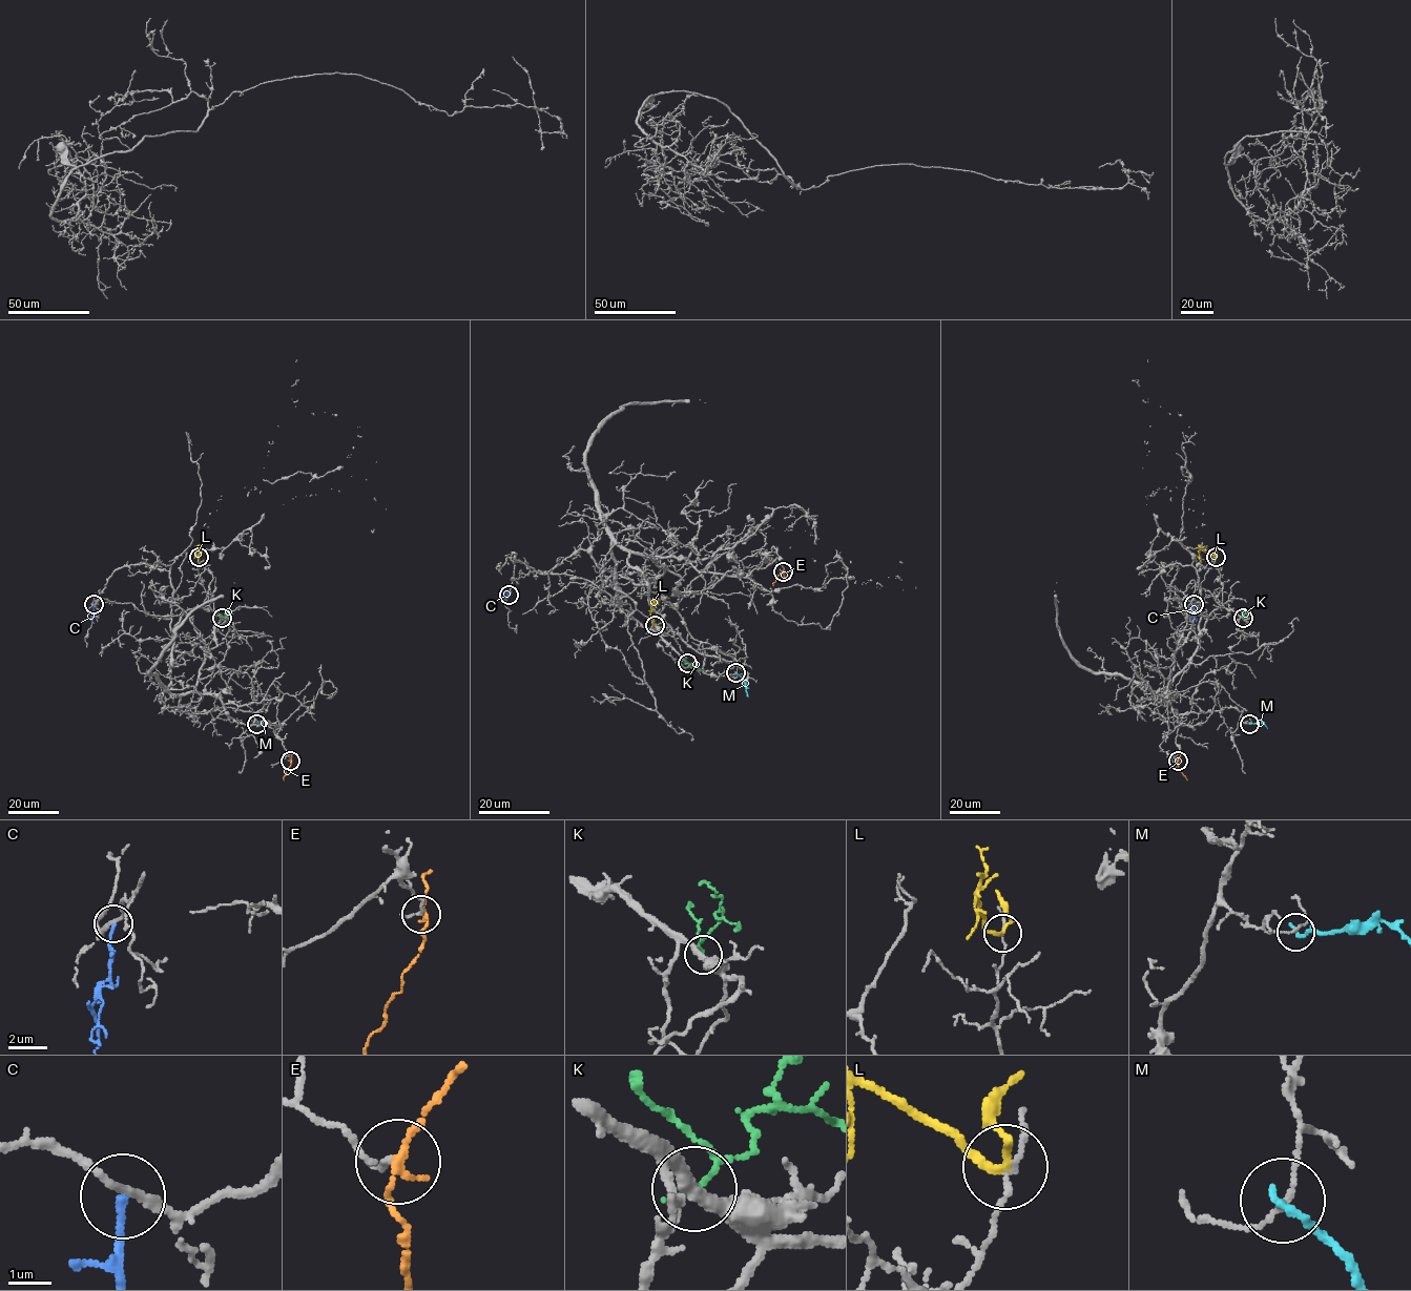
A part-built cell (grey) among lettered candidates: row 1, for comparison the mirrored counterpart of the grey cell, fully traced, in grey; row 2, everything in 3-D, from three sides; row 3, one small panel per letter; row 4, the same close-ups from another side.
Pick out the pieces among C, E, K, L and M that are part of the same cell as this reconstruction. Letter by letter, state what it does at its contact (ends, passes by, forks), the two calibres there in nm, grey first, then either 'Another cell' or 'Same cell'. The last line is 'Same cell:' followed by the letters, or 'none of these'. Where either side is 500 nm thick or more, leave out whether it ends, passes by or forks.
C: It ends there. Thickness 180 nm (grey) against 180 nm. Another cell
E: It passes by. Thickness 110 nm (grey) against 170 nm. Same cell
K: It passes by. Thickness 300 nm (grey) against 110 nm. Another cell
L: It passes by. Thickness 90 nm (grey) against 170 nm. Another cell
M: It ends there. Thickness 110 nm (grey) against 220 nm. Another cell
Same cell: E

